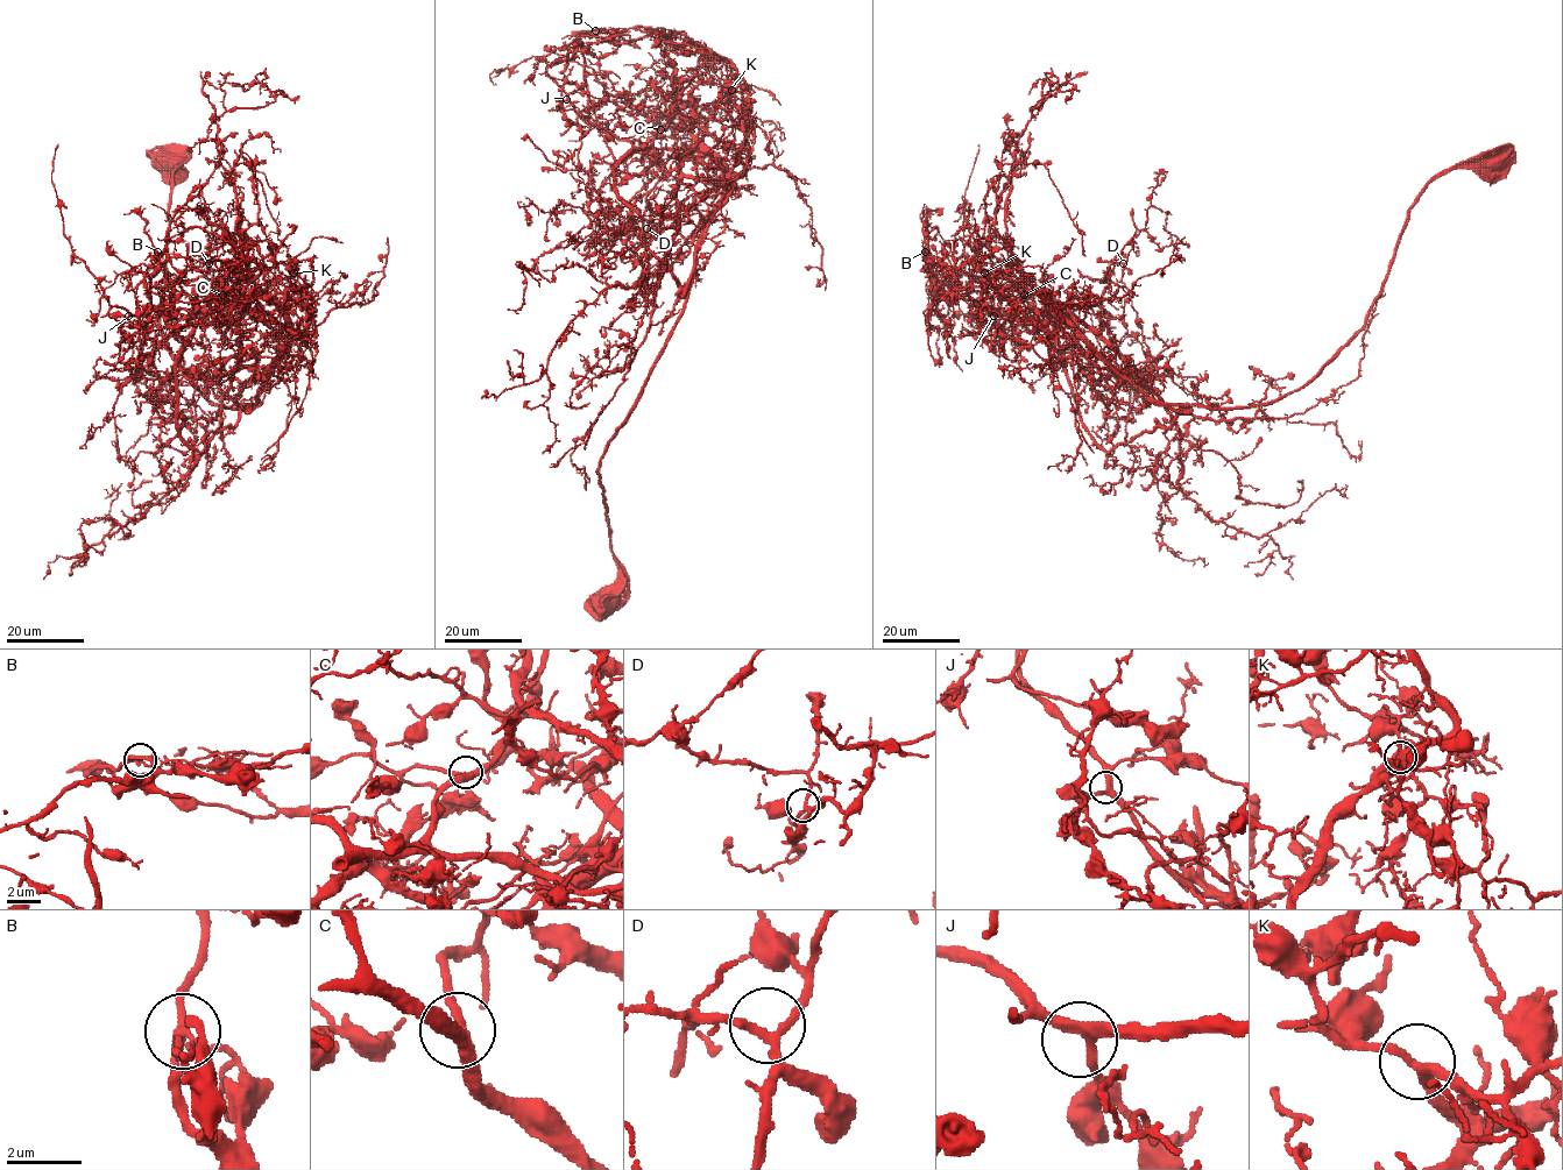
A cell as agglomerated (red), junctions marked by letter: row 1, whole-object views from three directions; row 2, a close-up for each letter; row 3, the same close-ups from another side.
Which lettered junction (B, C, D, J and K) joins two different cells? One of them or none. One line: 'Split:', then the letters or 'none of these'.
Split: none of these

